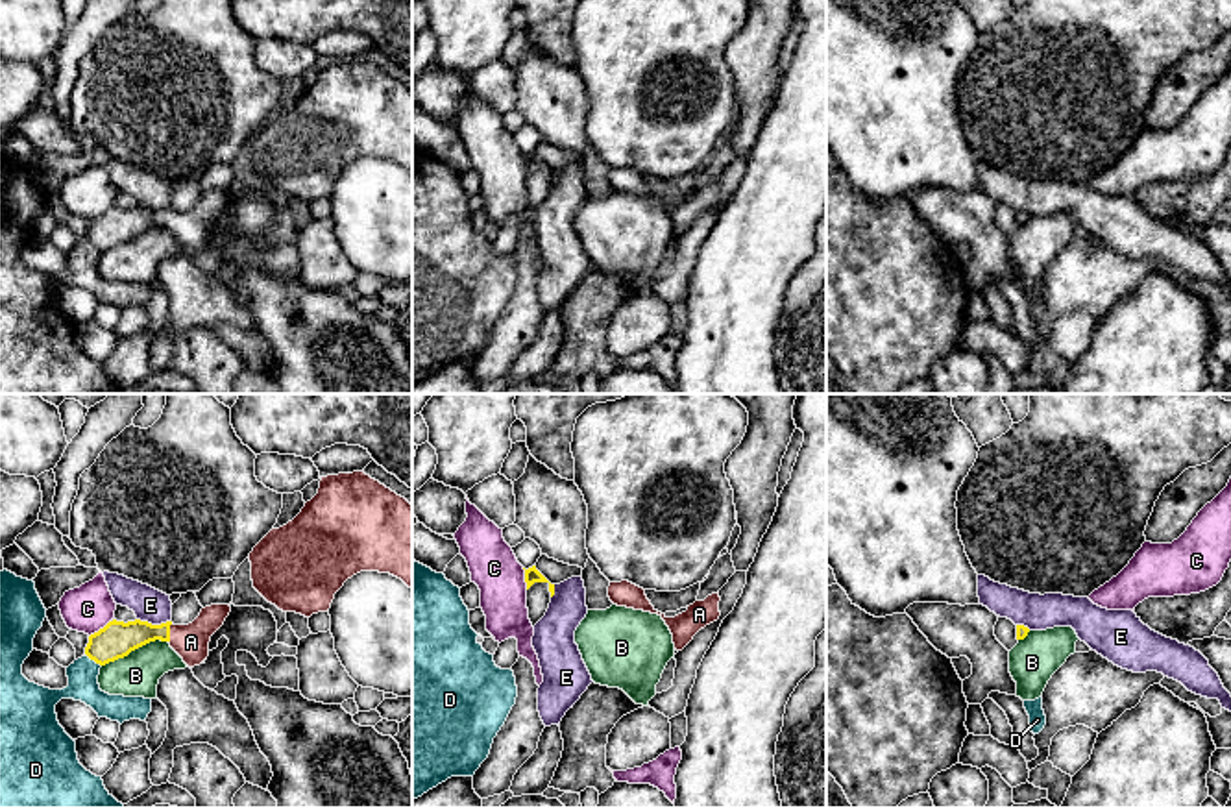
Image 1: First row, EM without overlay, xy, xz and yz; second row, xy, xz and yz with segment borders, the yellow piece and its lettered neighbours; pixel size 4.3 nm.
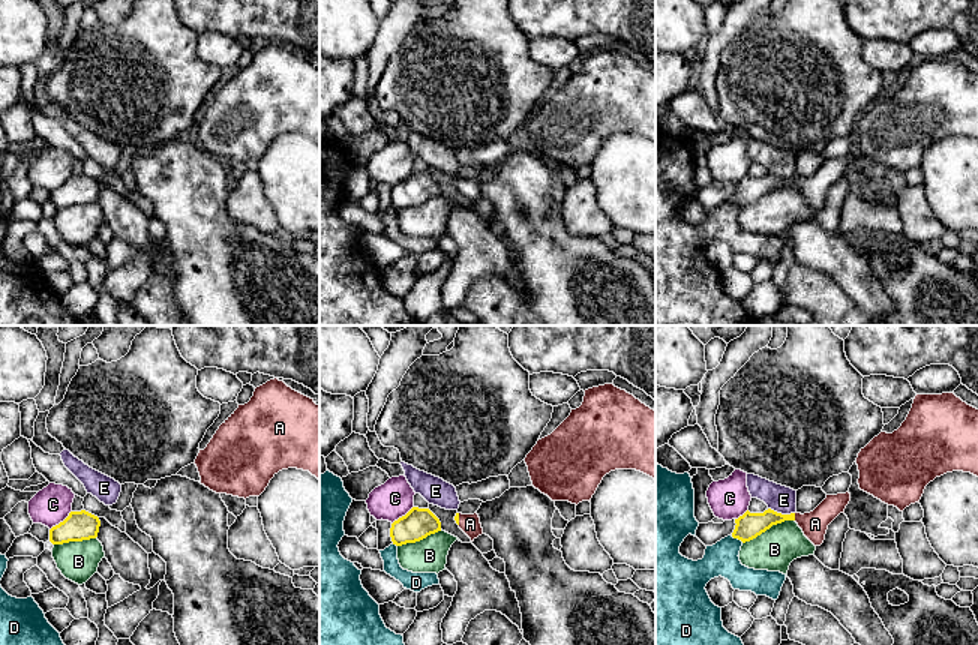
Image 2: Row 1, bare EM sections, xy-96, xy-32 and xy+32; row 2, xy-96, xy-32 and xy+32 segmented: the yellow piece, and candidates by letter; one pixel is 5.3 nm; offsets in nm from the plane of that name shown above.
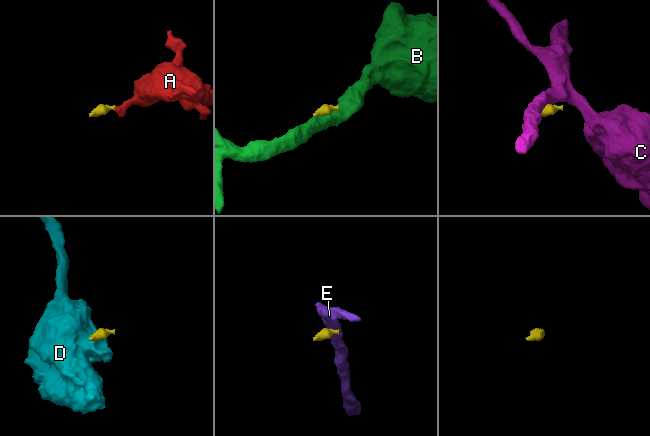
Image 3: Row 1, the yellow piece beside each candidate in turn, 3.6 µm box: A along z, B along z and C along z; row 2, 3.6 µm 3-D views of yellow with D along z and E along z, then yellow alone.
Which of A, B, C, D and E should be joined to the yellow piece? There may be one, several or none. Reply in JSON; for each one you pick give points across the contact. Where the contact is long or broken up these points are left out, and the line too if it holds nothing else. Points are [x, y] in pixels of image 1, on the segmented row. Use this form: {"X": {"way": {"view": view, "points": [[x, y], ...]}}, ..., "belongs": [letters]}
{"belongs": ["A"]}

